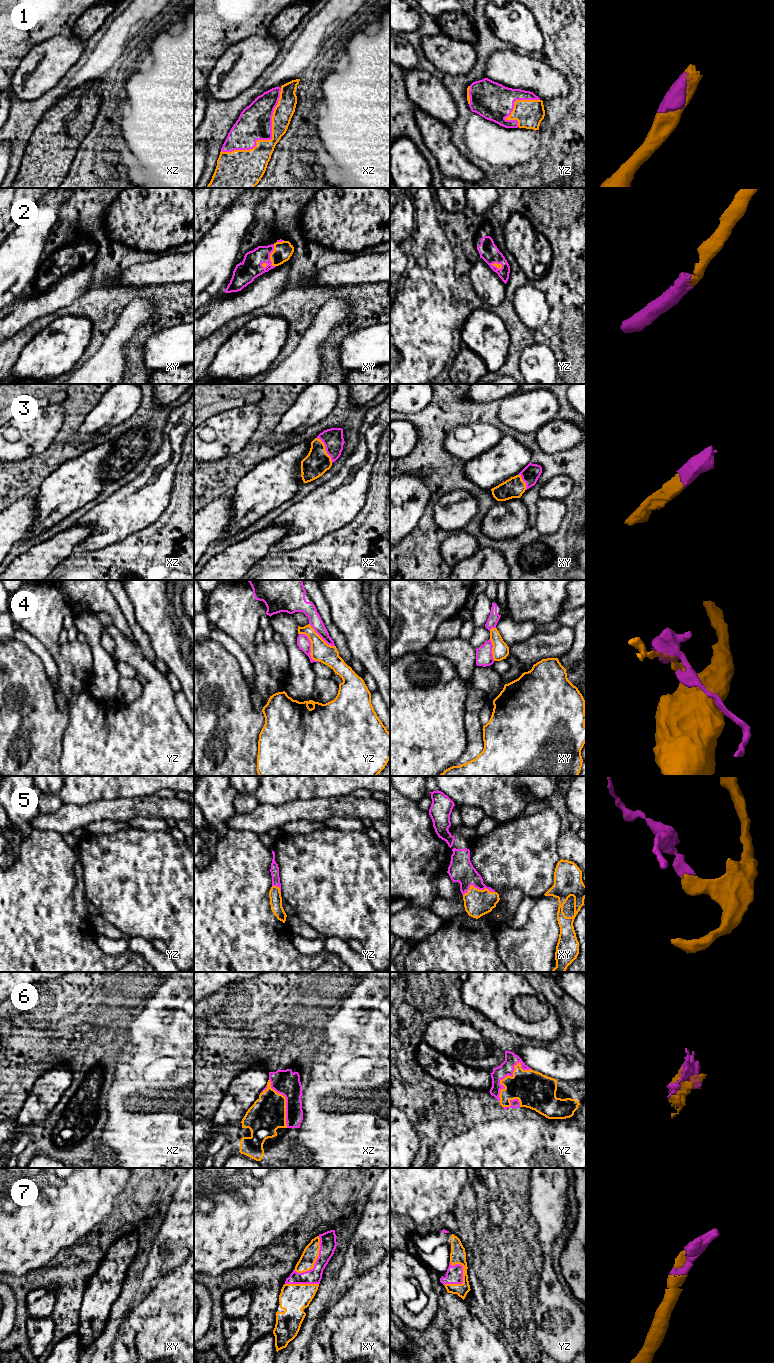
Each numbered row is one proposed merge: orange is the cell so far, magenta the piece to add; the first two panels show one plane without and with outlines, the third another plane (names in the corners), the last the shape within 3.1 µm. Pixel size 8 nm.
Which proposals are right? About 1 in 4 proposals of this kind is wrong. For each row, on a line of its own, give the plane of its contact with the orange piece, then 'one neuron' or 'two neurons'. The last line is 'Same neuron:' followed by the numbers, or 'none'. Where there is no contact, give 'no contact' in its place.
1: contact in xz; one neuron
2: contact in xy; one neuron
3: contact in xz; one neuron
4: contact in yz; two neurons
5: contact in xy; one neuron
6: contact in yz; one neuron
7: contact in xy; one neuron
Same neuron: 1, 2, 3, 5, 6, 7

